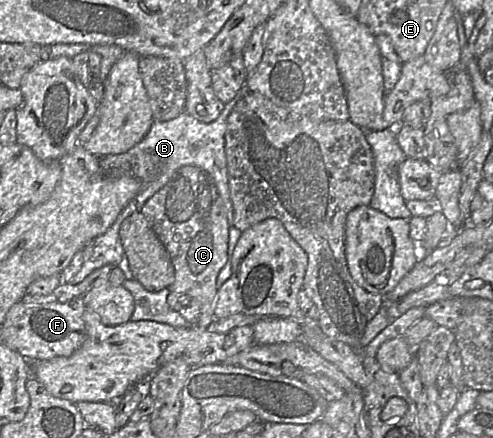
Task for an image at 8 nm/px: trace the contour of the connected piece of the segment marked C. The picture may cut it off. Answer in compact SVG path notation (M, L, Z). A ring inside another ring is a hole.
M183 166L139 212L147 218L171 258L175 278L169 286L170 291L187 294L199 301L201 310L195 326L207 329L216 319L217 277L228 260L231 227L213 178L200 167Z

